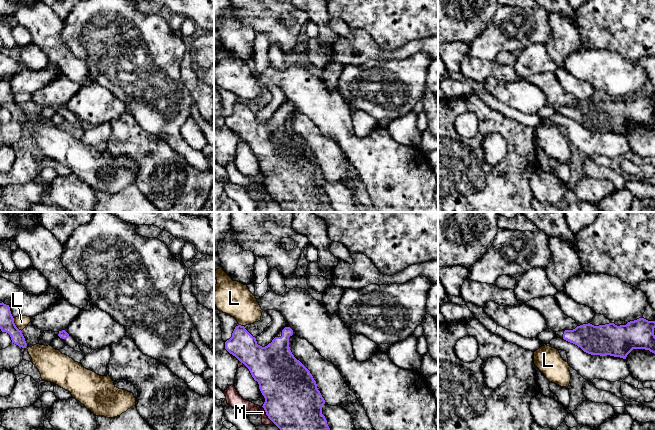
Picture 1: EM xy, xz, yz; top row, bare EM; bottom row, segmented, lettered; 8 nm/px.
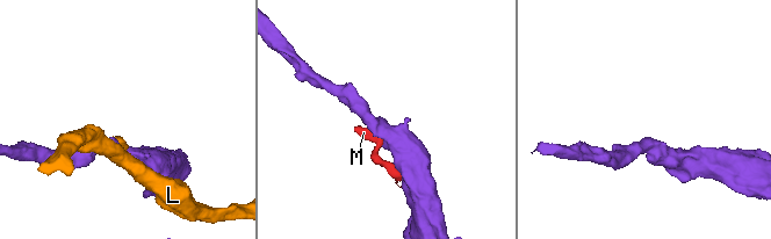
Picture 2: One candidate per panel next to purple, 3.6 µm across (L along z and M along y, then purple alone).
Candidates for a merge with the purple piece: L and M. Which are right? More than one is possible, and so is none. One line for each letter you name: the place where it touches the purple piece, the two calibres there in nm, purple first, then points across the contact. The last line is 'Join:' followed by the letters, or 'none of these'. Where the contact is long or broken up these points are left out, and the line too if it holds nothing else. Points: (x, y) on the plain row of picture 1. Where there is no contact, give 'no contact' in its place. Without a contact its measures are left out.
Join: none of these

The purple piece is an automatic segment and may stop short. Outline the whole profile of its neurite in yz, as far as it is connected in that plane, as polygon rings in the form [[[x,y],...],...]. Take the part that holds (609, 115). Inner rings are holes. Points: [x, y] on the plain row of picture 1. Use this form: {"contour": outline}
{"contour": [[[639,94],[628,98],[626,101],[617,102],[614,99],[594,102],[590,99],[577,102],[573,106],[556,108],[557,114],[564,115],[580,123],[591,131],[614,132],[626,135],[633,125],[645,125],[655,130],[655,97]]]}

